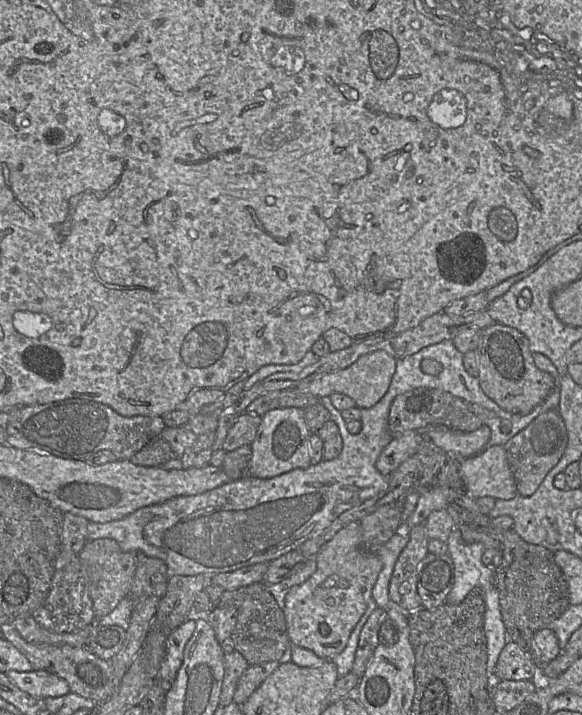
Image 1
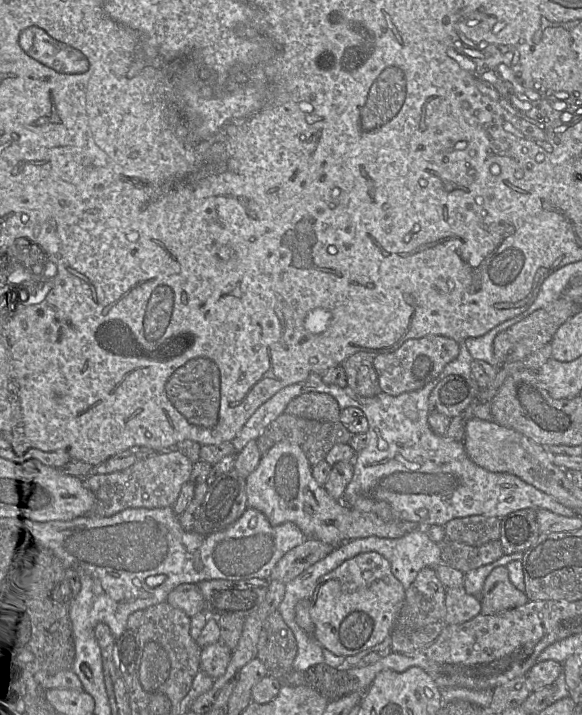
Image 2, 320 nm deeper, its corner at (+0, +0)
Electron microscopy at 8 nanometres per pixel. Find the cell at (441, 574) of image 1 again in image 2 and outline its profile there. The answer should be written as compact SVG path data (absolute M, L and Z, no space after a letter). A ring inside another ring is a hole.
M463 587L445 590L446 624L464 623L481 613L481 603Z

